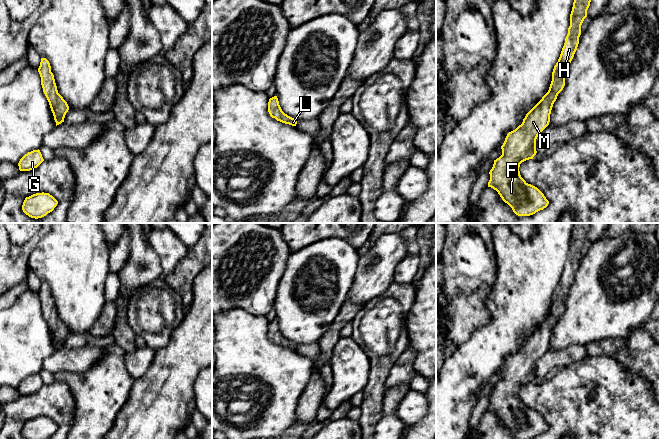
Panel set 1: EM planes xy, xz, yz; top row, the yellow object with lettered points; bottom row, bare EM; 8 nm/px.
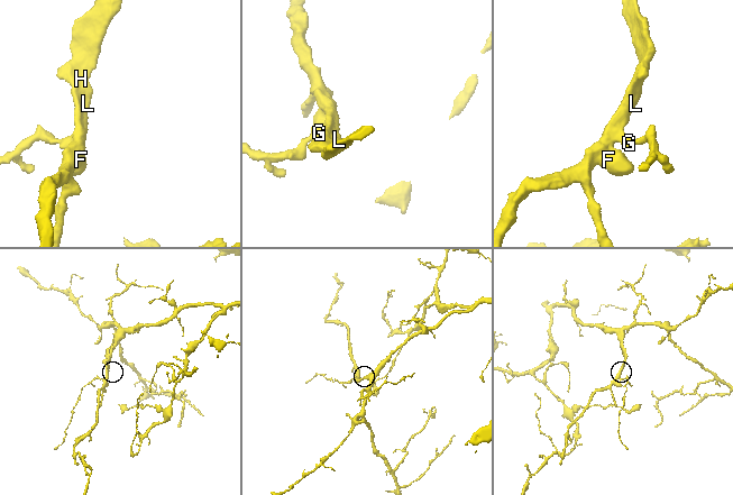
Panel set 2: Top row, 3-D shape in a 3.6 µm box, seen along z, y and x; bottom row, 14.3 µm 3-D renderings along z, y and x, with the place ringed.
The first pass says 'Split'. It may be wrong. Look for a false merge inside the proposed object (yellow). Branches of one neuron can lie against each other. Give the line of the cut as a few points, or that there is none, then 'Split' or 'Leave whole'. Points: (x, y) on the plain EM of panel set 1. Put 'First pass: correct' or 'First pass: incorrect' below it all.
No split. Leave whole
First pass: incorrect

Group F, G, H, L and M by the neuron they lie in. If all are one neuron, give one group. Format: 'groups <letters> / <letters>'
groups F G H L M

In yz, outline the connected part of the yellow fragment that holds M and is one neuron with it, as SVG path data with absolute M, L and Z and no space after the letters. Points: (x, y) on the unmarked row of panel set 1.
M574 223L572 235L570 238L570 250L565 267L562 272L558 286L552 296L552 305L548 316L542 323L526 338L521 349L515 354L509 356L501 370L502 379L494 384L490 394L490 404L488 411L498 416L502 424L507 427L516 439L533 439L543 434L549 428L544 418L535 410L528 408L520 399L520 388L526 384L533 383L536 379L536 363L538 359L549 349L550 338L558 318L565 310L565 298L574 281L579 268L581 259L581 249L587 241L587 234L590 230L591 223Z

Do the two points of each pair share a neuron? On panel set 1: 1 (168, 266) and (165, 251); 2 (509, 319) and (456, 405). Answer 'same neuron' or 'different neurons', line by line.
1: same neuron
2: same neuron

